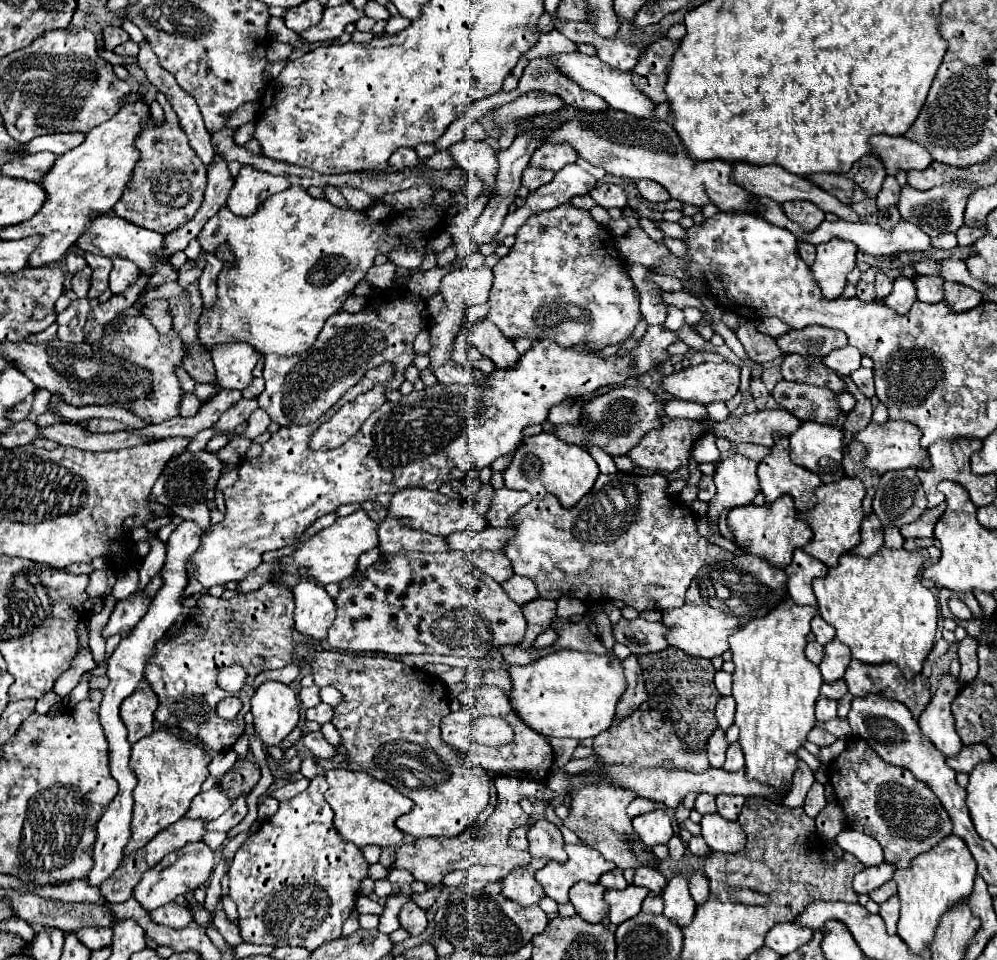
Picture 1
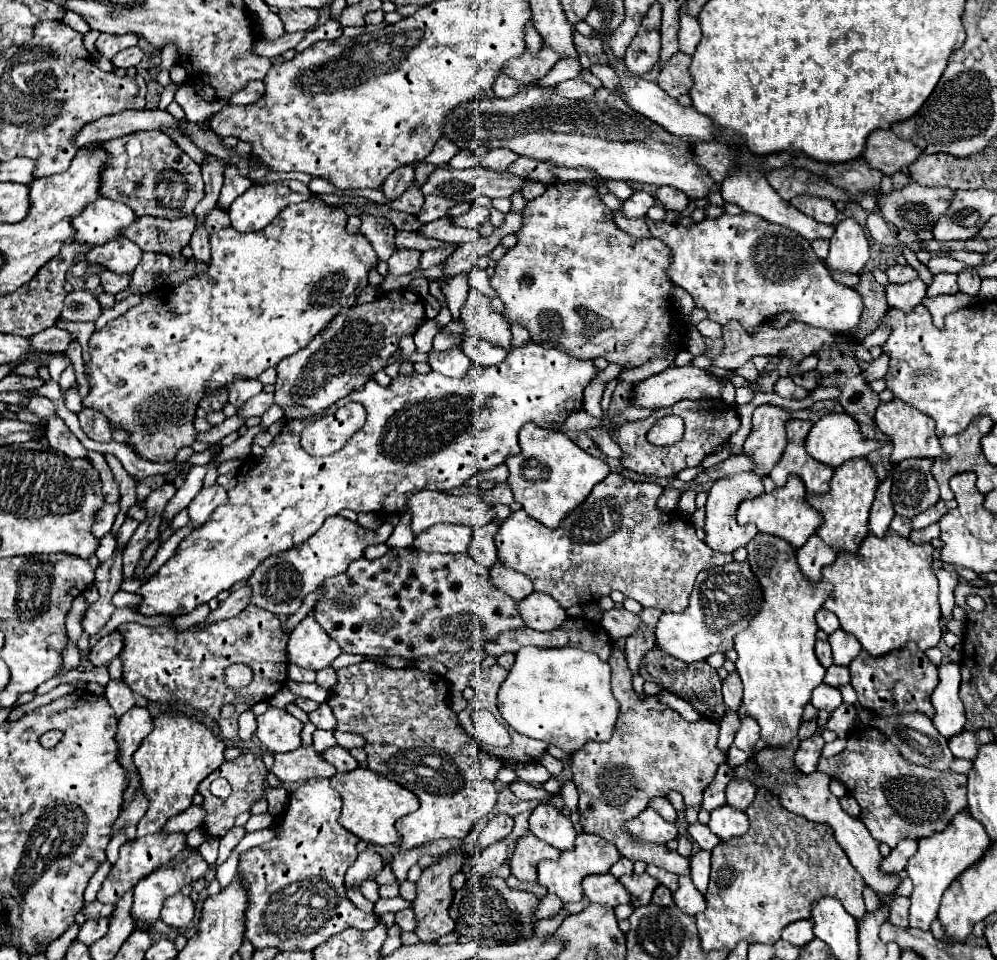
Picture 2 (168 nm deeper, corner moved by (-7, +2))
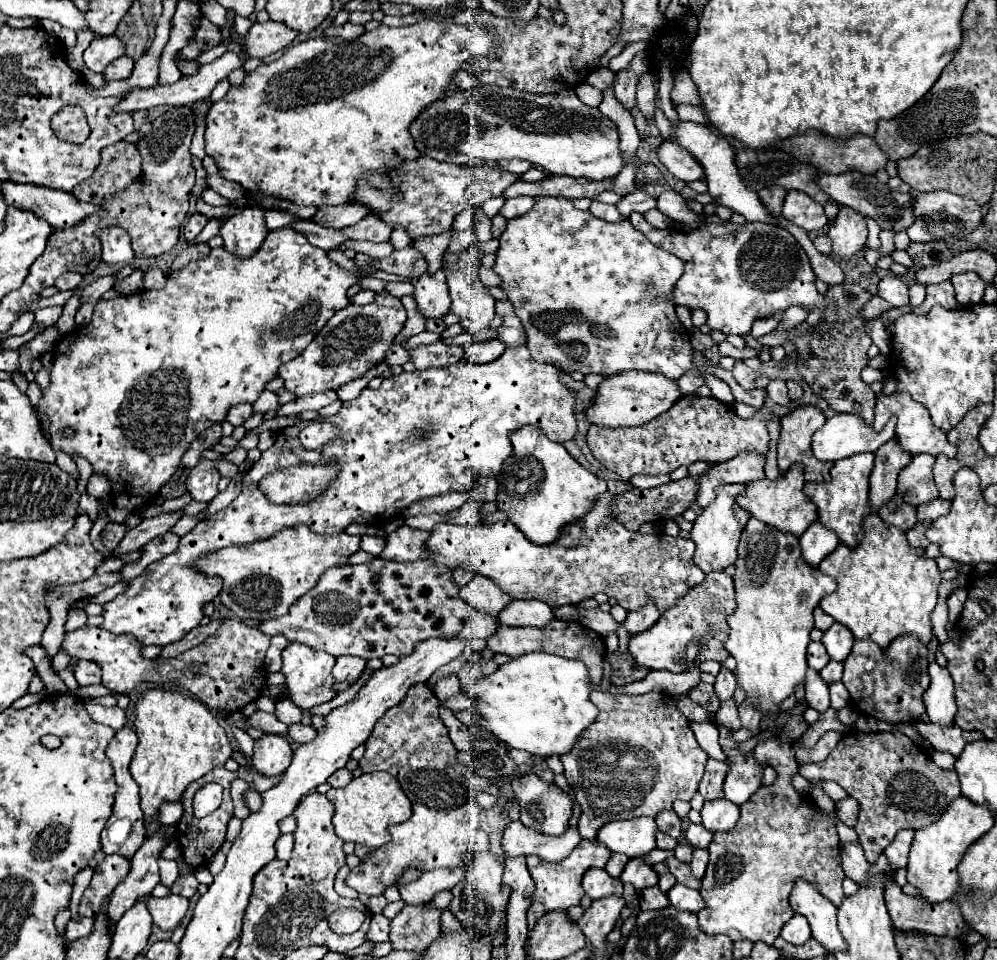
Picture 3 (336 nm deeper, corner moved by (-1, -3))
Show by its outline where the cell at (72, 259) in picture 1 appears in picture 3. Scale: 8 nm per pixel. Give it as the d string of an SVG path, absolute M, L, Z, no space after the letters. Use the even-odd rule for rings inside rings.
M72 271L72 273L64 273L64 275L60 275L60 277L56 279L54 285L56 285L60 291L72 291L72 289L76 289L76 287L80 285L80 281L82 281L80 273Z

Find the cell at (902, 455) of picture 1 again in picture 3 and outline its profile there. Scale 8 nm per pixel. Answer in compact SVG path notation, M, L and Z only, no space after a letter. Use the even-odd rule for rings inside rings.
M894 393L894 395L878 395L876 401L876 419L874 419L874 431L882 431L888 419L892 417L892 409L896 411L898 425L896 425L896 441L902 451L908 451L910 455L918 453L928 453L928 455L946 455L954 457L956 447L946 441L946 435L940 433L934 427L929 411L921 403L918 403L910 397L908 393Z

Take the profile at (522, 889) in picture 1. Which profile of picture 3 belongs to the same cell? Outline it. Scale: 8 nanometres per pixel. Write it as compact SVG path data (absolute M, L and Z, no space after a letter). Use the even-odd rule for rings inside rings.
M512 821L504 829L502 849L512 859L536 855L542 861L558 863L560 859L564 859L572 853L572 849L580 843L580 839L582 837L578 835L578 831L570 829L570 827L560 837L548 837L548 835L540 835L540 833L524 827L520 821Z

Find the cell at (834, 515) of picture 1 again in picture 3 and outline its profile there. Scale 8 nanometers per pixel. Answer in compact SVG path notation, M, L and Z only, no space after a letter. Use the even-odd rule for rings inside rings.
M860 453L848 459L836 461L830 471L830 481L804 485L804 493L818 507L818 521L824 527L832 529L838 535L838 539L850 549L858 547L862 539L862 521L864 521L864 515L868 513L868 479L870 479L872 467L874 467L874 455Z

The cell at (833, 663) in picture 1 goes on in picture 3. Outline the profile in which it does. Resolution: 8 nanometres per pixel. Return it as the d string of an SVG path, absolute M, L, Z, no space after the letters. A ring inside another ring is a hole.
M834 623L828 631L824 631L822 643L824 643L828 655L830 655L834 661L842 663L842 661L850 655L850 651L852 651L854 637L852 637L852 633L850 633L844 625Z

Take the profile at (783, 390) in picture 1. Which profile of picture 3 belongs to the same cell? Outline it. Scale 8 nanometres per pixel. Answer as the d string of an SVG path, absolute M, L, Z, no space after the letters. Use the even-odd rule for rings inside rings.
M782 379L770 381L768 387L766 387L766 391L768 391L768 397L770 397L774 403L778 403L778 405L788 405L788 403L790 403L790 399L788 399L788 389L786 389L786 383L784 383Z

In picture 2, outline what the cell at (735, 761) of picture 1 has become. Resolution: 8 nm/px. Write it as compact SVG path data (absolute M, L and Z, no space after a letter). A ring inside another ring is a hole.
M746 716L746 718L742 720L740 730L736 732L734 744L736 744L740 750L744 750L748 756L752 756L752 744L754 744L758 738L760 738L760 726L758 726L758 722L756 722L752 716Z

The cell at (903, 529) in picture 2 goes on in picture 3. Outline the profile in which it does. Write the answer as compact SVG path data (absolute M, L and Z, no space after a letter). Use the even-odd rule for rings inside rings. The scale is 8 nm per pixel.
M894 497L890 503L886 503L878 515L888 527L896 527L904 533L908 533L916 523L916 509L912 505L902 503L900 497Z

